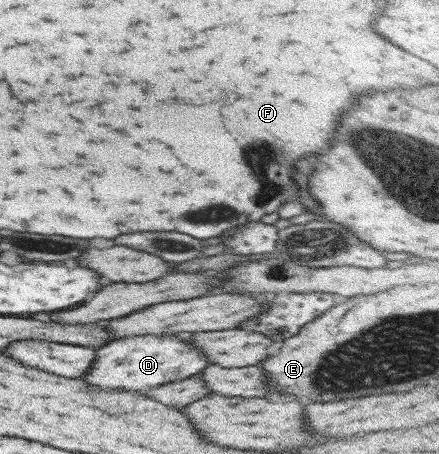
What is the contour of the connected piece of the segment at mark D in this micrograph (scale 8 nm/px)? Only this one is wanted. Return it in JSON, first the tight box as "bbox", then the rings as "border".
{"bbox":[79,334,209,392],"border":[[[168,334],[132,335],[108,342],[105,346],[96,348],[96,360],[88,368],[86,375],[79,378],[82,381],[98,382],[98,389],[116,389],[120,391],[142,392],[148,386],[160,386],[177,380],[196,377],[198,372],[209,365],[204,353],[194,346],[189,346],[186,335]]]}

